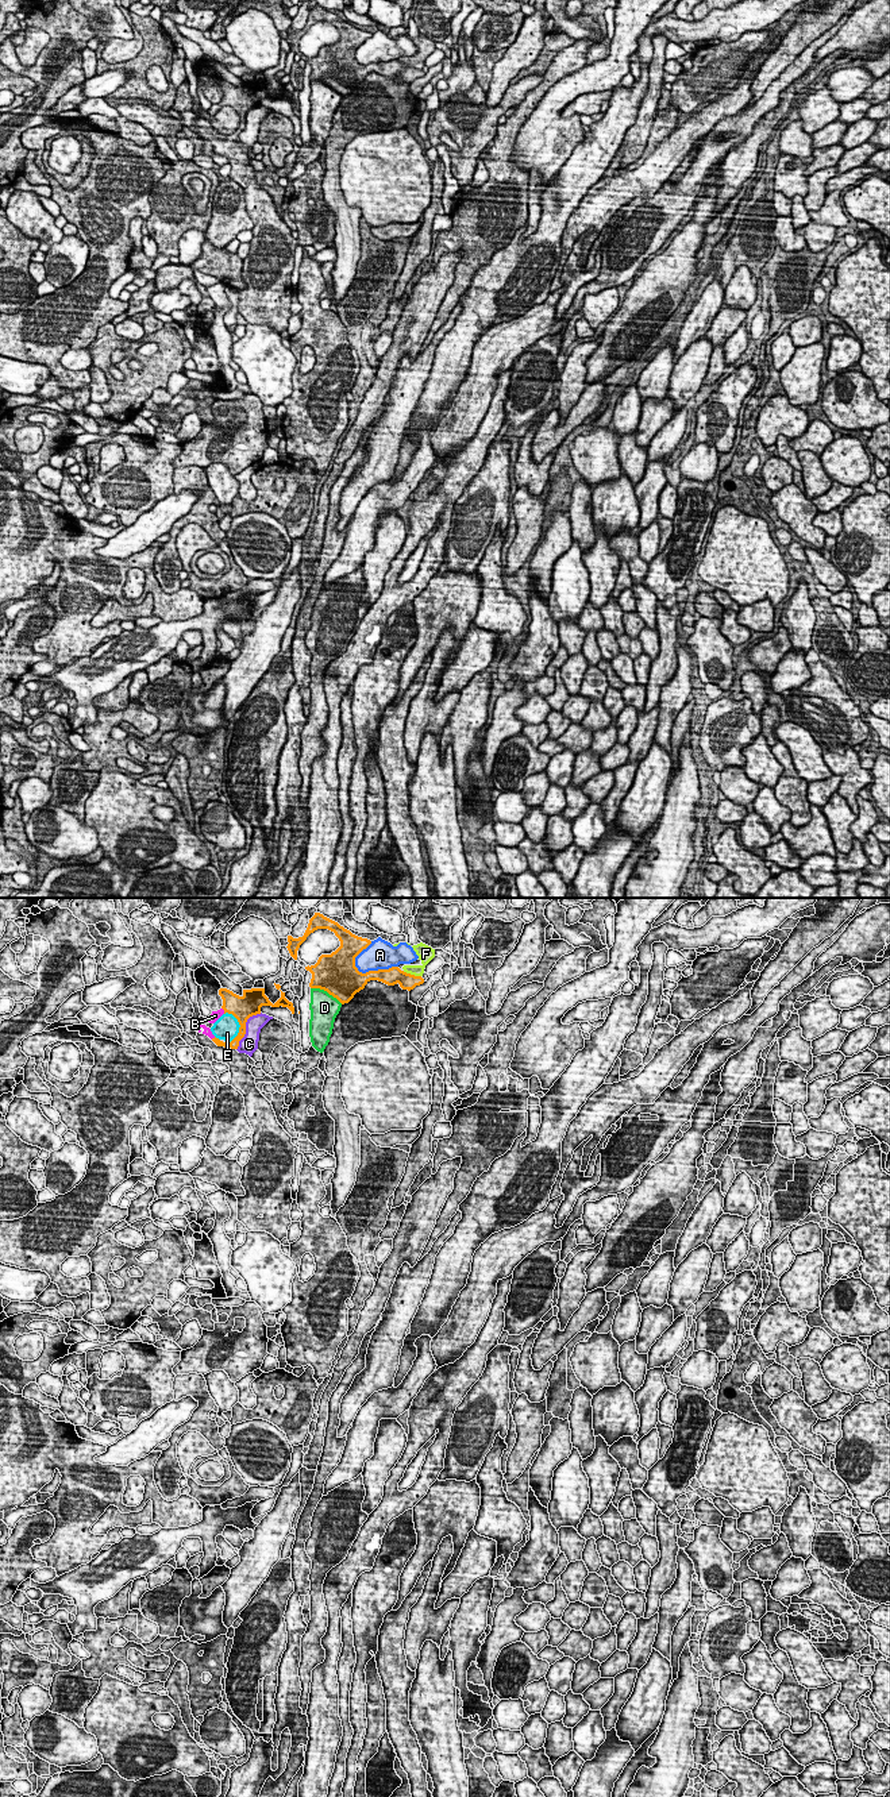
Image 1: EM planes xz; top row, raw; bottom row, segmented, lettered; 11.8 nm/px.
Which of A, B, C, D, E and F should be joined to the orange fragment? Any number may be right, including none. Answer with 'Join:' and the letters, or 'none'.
Join: B

